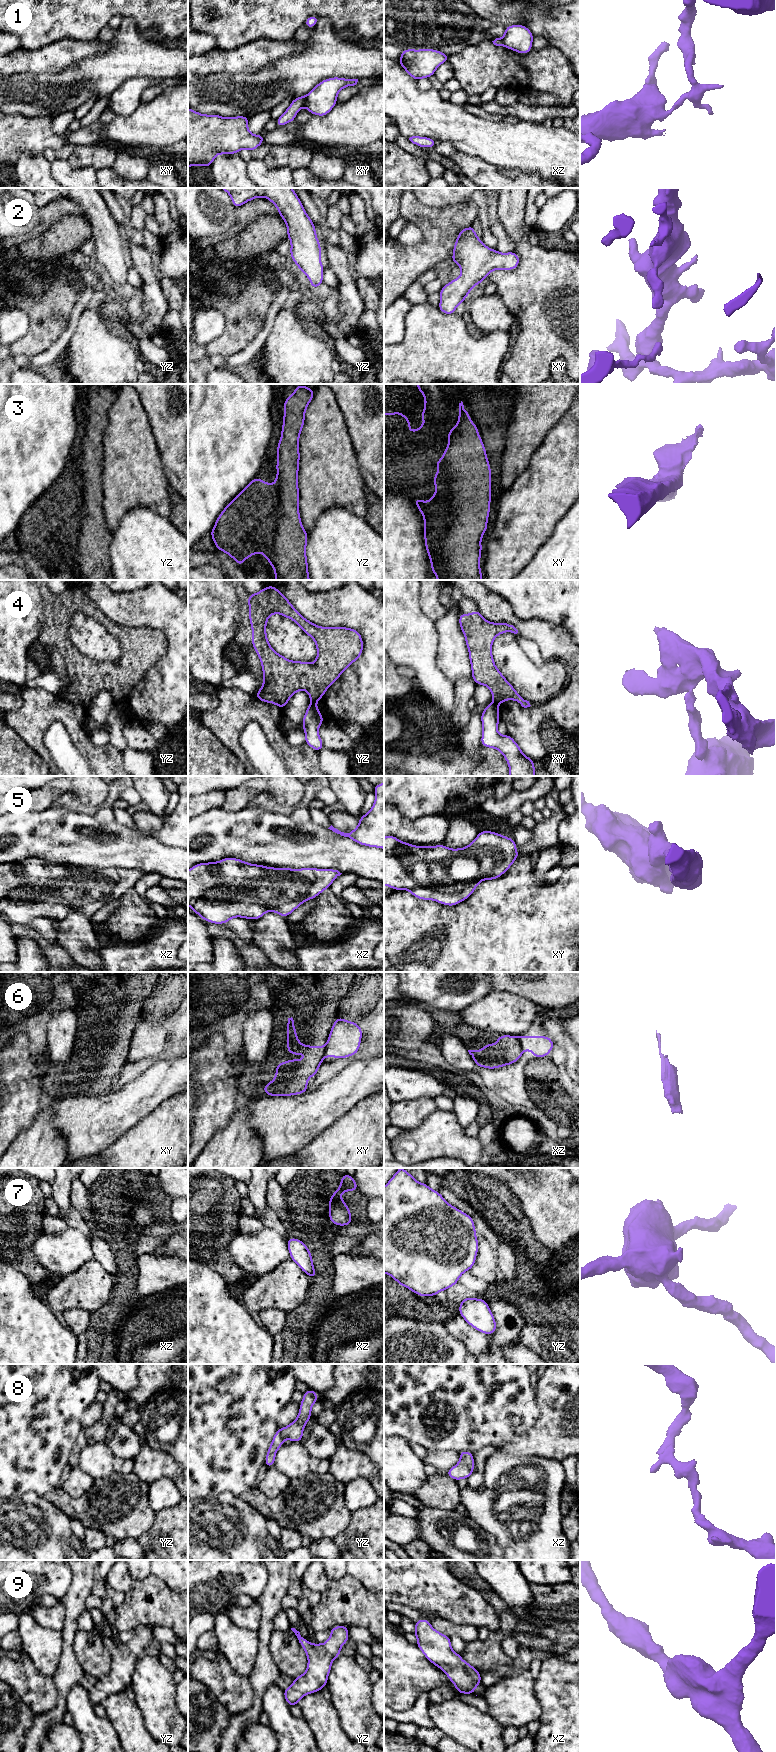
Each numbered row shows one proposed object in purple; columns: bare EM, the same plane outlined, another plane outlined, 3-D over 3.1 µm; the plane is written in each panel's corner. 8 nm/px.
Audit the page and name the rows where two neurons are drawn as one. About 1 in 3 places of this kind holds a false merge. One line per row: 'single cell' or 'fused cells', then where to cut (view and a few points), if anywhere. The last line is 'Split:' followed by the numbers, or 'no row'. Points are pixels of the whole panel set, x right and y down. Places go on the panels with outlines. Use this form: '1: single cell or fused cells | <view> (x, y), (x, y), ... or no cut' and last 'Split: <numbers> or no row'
1: fused cells | xy (306, 96), (304, 106)
2: single cell | no cut
3: single cell | no cut
4: fused cells | yz (311, 702), (315, 703)
5: single cell | no cut
6: fused cells | xz (517, 1037), (522, 1052)
7: single cell | no cut
8: single cell | no cut
9: single cell | no cut
Split: 1, 4, 6

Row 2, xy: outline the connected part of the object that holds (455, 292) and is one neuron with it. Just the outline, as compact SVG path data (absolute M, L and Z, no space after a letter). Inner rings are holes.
M472 224L468 228L462 229L458 235L453 247L452 263L457 263L461 268L461 275L446 285L439 292L440 303L438 309L444 314L455 314L457 306L464 302L470 291L479 283L484 282L487 275L494 270L514 270L518 267L520 258L514 252L500 253L495 249L488 248L481 239L479 239Z

